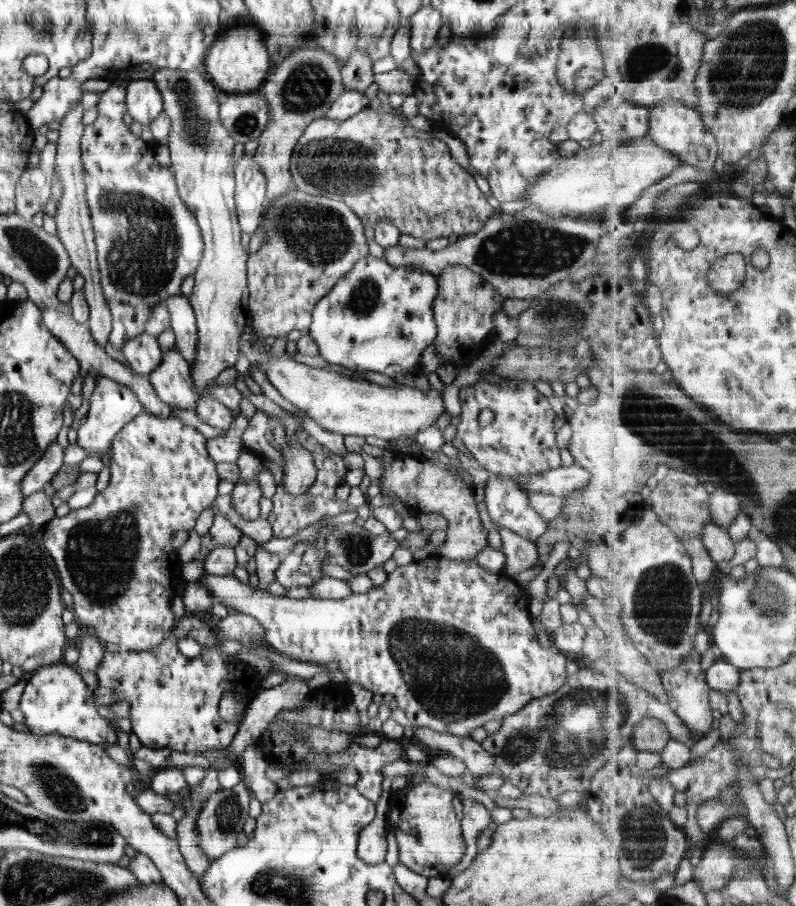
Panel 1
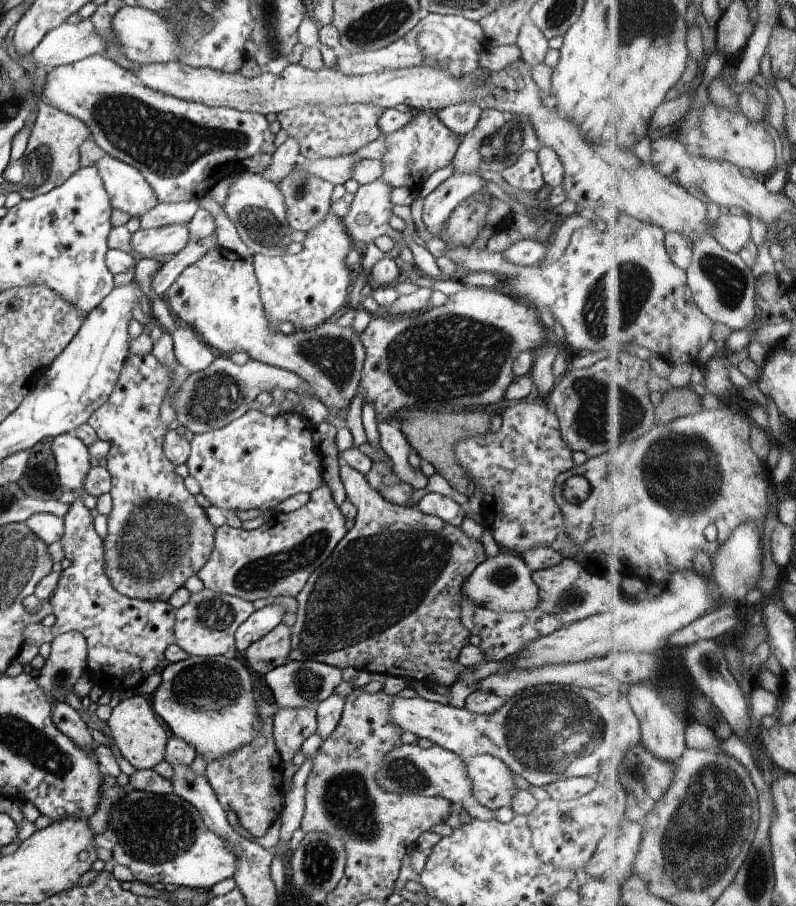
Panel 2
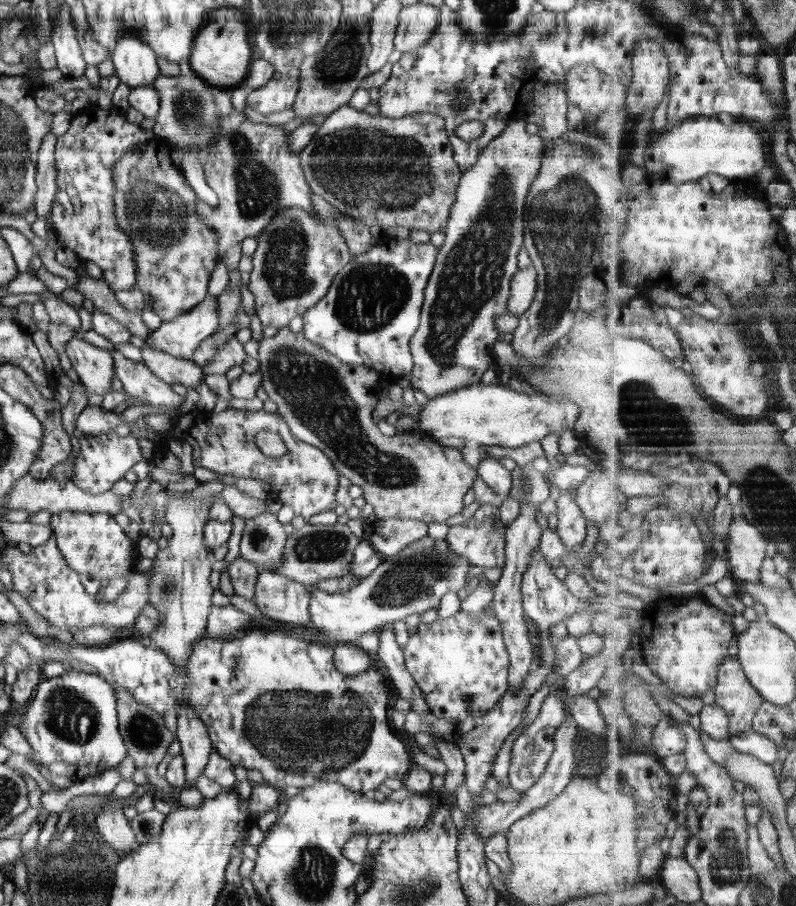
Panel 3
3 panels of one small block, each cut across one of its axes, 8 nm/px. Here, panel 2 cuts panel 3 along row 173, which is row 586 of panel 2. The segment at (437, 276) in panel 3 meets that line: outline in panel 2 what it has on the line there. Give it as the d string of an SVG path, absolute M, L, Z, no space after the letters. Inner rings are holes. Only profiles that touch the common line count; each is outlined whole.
M502 551L495 558L484 560L463 584L463 594L474 603L495 612L520 613L536 609L541 602L538 586L533 582L532 572L522 556Z

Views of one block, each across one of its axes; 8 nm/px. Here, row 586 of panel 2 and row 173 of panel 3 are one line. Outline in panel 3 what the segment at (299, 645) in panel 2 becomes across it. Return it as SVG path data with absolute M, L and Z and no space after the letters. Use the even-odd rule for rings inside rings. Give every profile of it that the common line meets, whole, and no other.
M349 104L337 108L325 118L322 125L319 126L318 134L301 151L300 163L302 163L302 171L304 171L304 177L306 177L312 193L316 193L330 202L333 207L340 210L342 216L358 219L364 225L377 224L382 228L404 227L408 231L425 230L430 234L442 232L447 225L450 208L456 202L456 188L458 188L463 174L453 158L452 146L445 129L445 120L441 116L434 113L418 113L409 114L402 118L390 118L384 115L370 115L365 111L354 109Z

